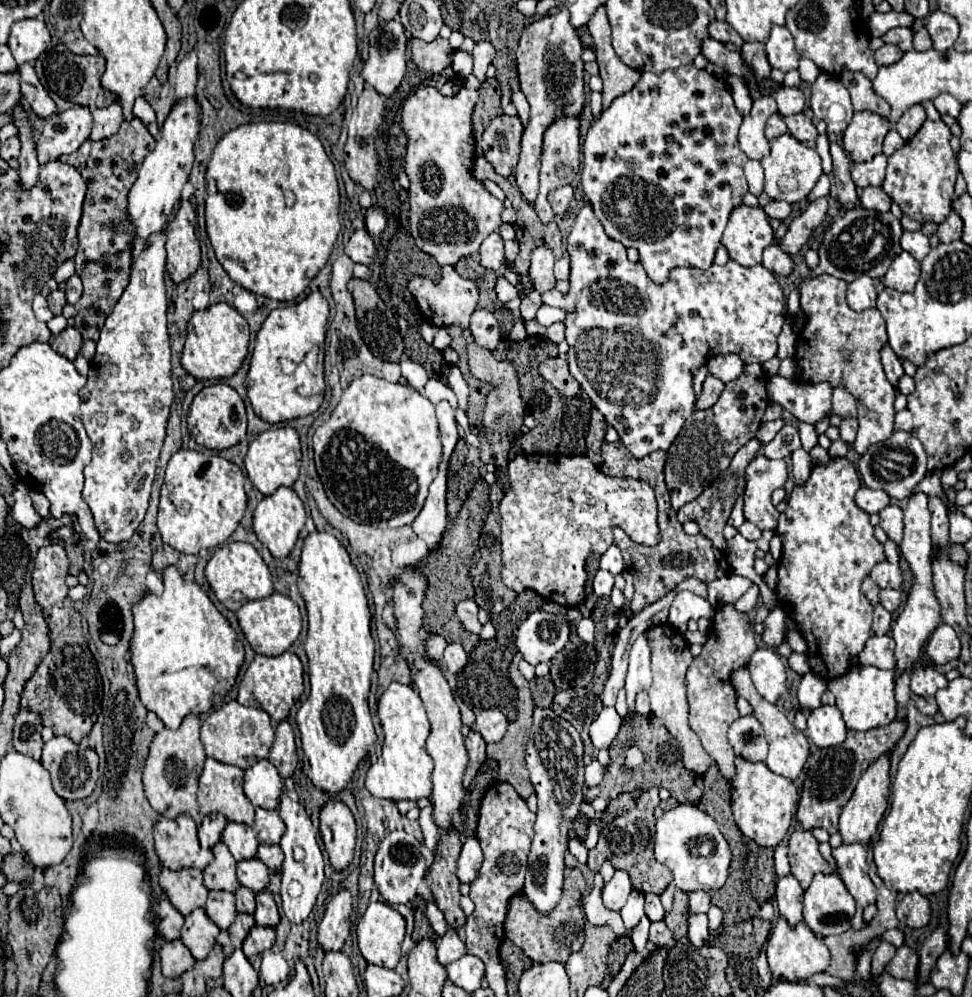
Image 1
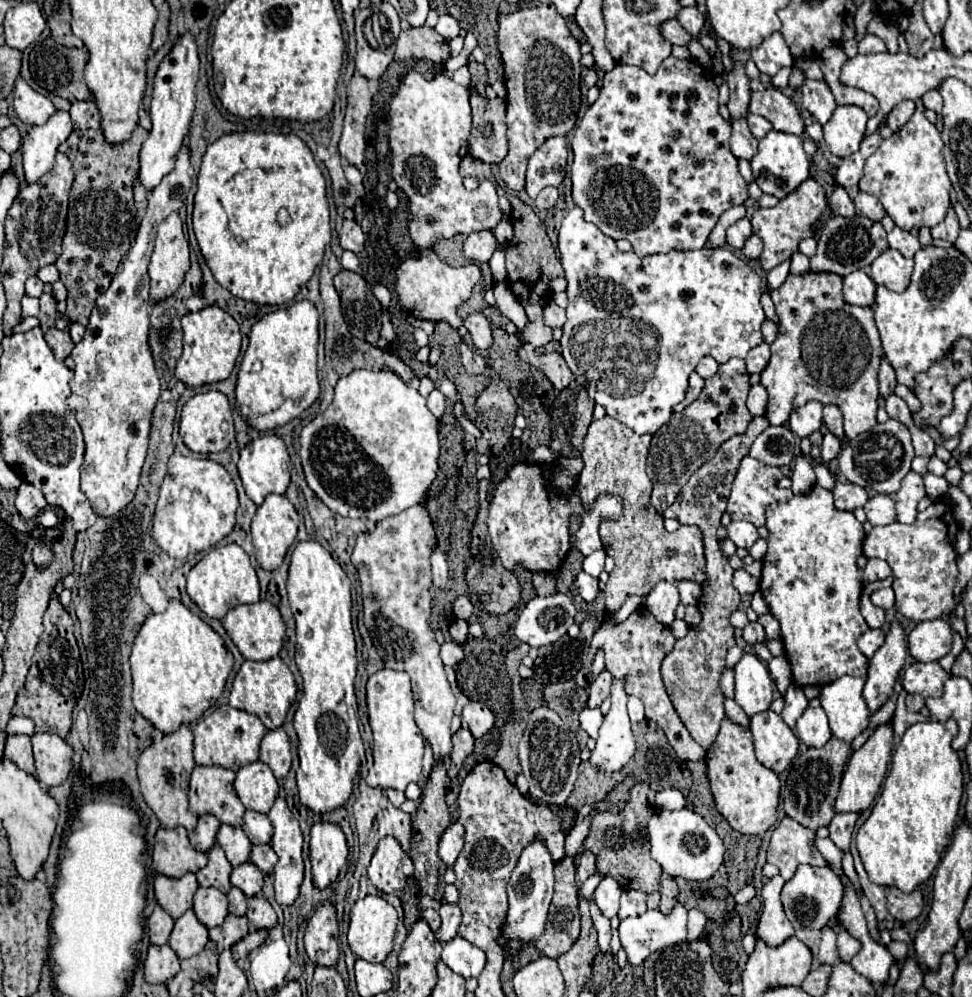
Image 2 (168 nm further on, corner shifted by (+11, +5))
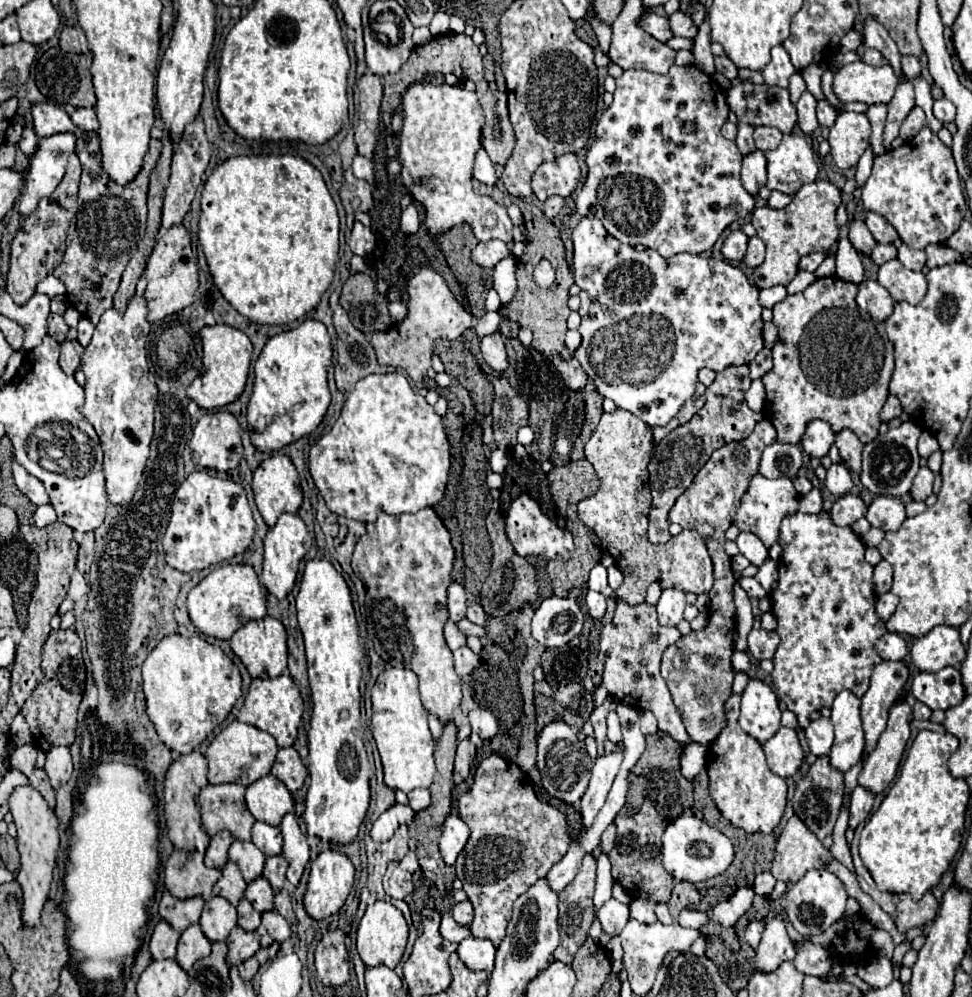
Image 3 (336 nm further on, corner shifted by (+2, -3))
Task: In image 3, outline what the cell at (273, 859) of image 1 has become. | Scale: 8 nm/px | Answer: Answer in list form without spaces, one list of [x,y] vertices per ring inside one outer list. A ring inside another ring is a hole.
[[[270,856],[266,858],[266,866],[264,866],[264,878],[270,882],[270,886],[274,888],[274,892],[280,892],[286,880],[286,868],[288,862],[282,856]]]

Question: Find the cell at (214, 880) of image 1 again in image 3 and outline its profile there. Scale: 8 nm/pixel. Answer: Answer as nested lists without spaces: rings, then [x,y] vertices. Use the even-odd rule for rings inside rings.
[[[228,862],[228,864],[222,868],[222,878],[220,878],[220,880],[216,882],[216,886],[214,886],[214,894],[226,898],[232,906],[238,906],[240,898],[244,896],[246,886],[248,886],[248,884],[244,882],[240,868],[238,868],[234,862]]]

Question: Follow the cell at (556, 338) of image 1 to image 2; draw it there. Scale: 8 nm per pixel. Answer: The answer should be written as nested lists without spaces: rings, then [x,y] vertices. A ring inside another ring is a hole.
[[[549,300],[545,306],[545,324],[549,328],[561,328],[565,324],[565,310],[559,308],[553,300]]]

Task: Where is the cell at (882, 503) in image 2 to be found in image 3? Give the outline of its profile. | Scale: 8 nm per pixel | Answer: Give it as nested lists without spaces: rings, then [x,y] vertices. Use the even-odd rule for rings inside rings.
[[[876,496],[866,512],[866,520],[884,532],[898,530],[904,518],[906,518],[904,502],[894,496]]]

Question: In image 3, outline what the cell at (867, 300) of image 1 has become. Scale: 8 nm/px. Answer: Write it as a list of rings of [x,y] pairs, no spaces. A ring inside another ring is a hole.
[[[864,280],[858,284],[856,302],[878,322],[884,322],[894,310],[894,300],[886,292],[886,288],[882,288],[876,280]]]

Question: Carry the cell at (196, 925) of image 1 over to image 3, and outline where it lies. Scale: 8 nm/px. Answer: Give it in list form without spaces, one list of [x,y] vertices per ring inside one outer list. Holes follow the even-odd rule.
[[[192,924],[190,928],[186,928],[178,940],[178,954],[176,954],[176,962],[184,968],[190,970],[194,966],[196,960],[206,958],[210,954],[210,940],[202,934],[198,924]]]

